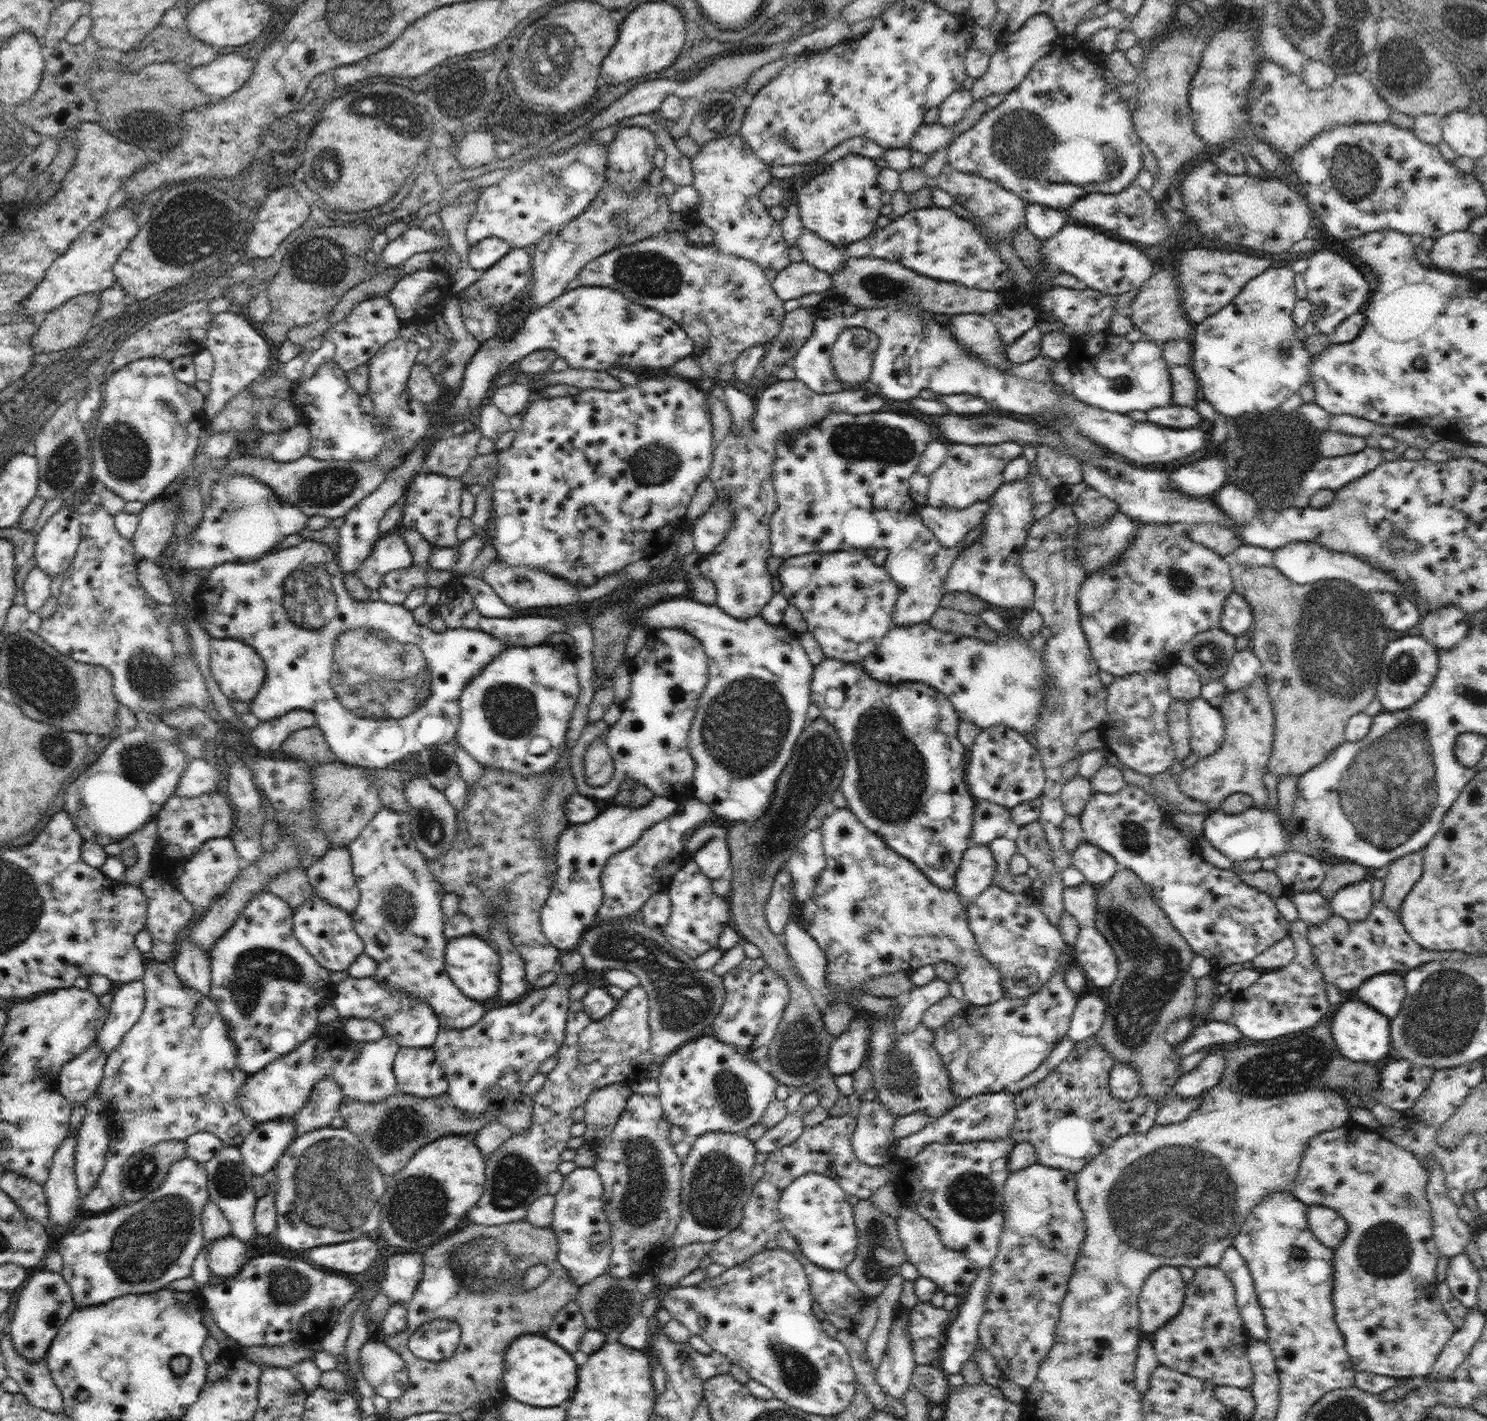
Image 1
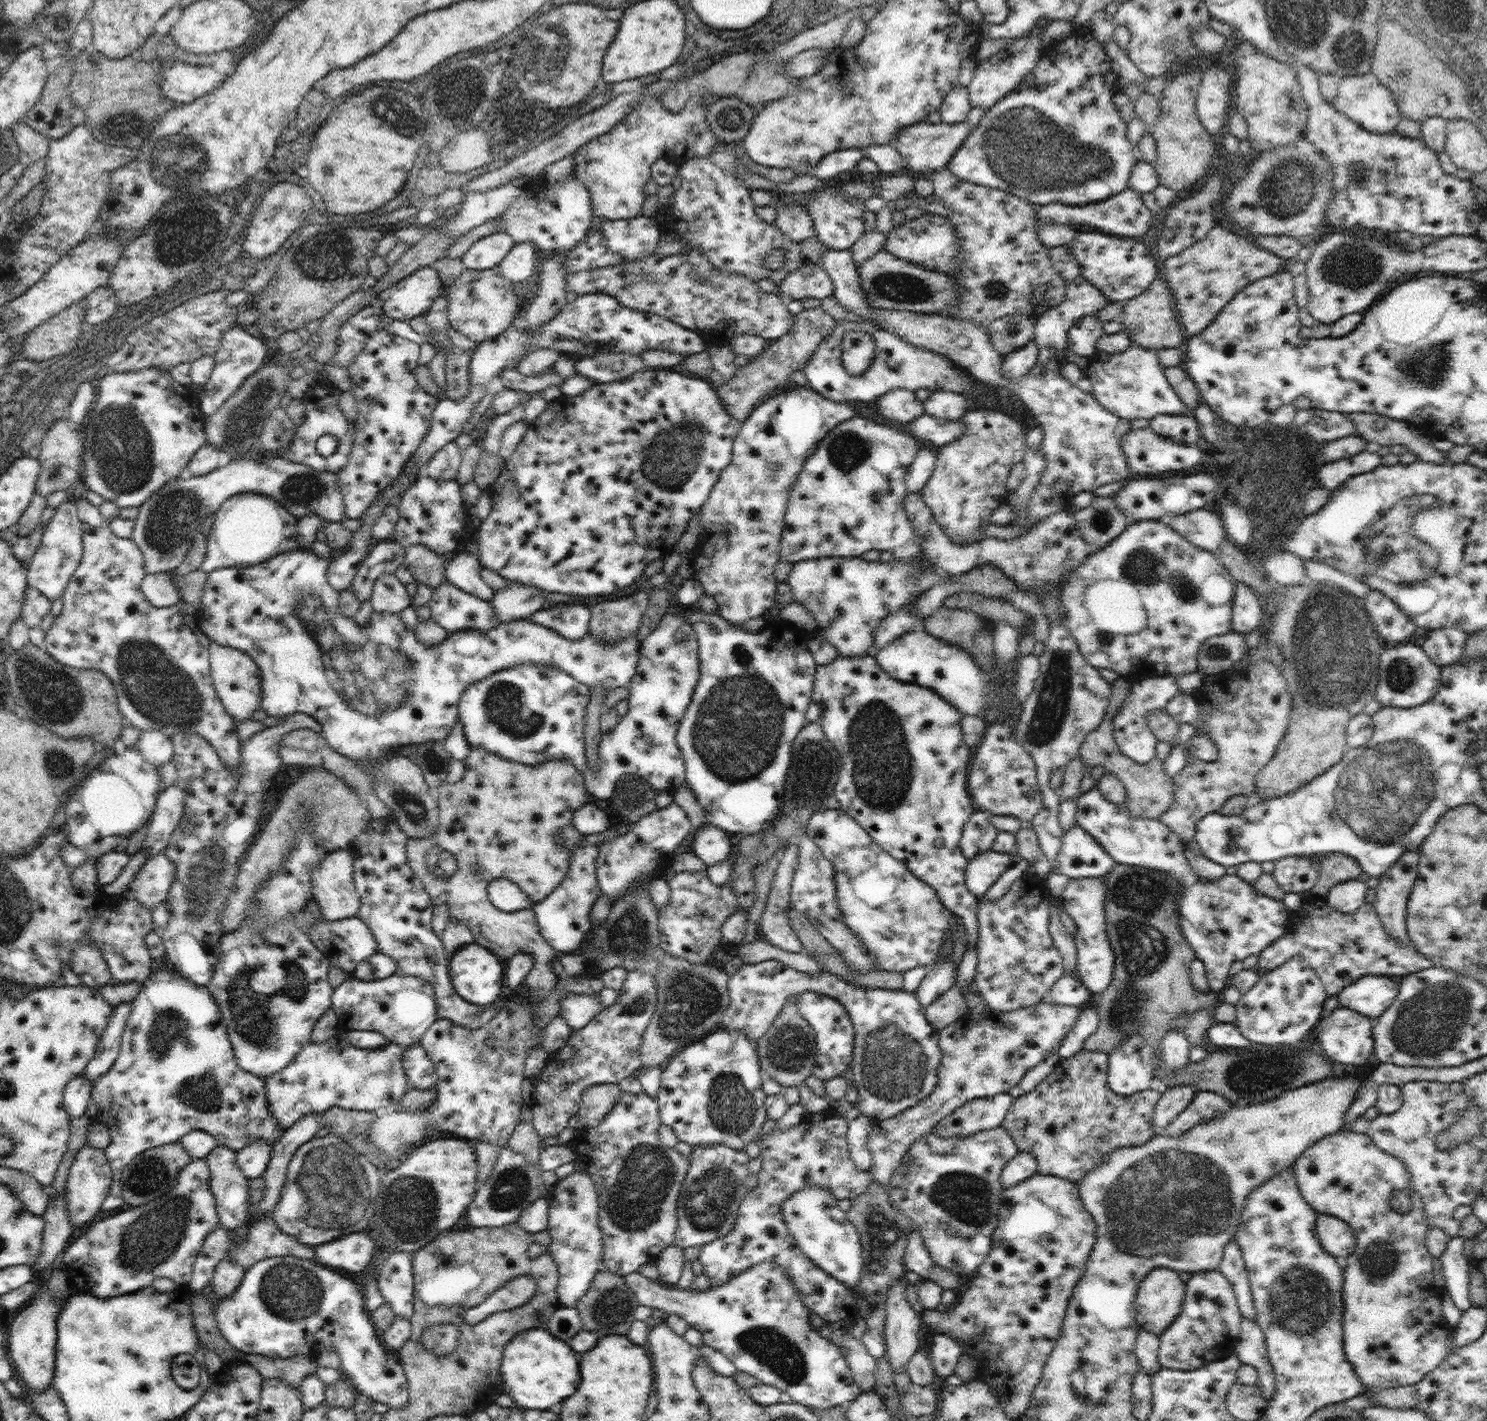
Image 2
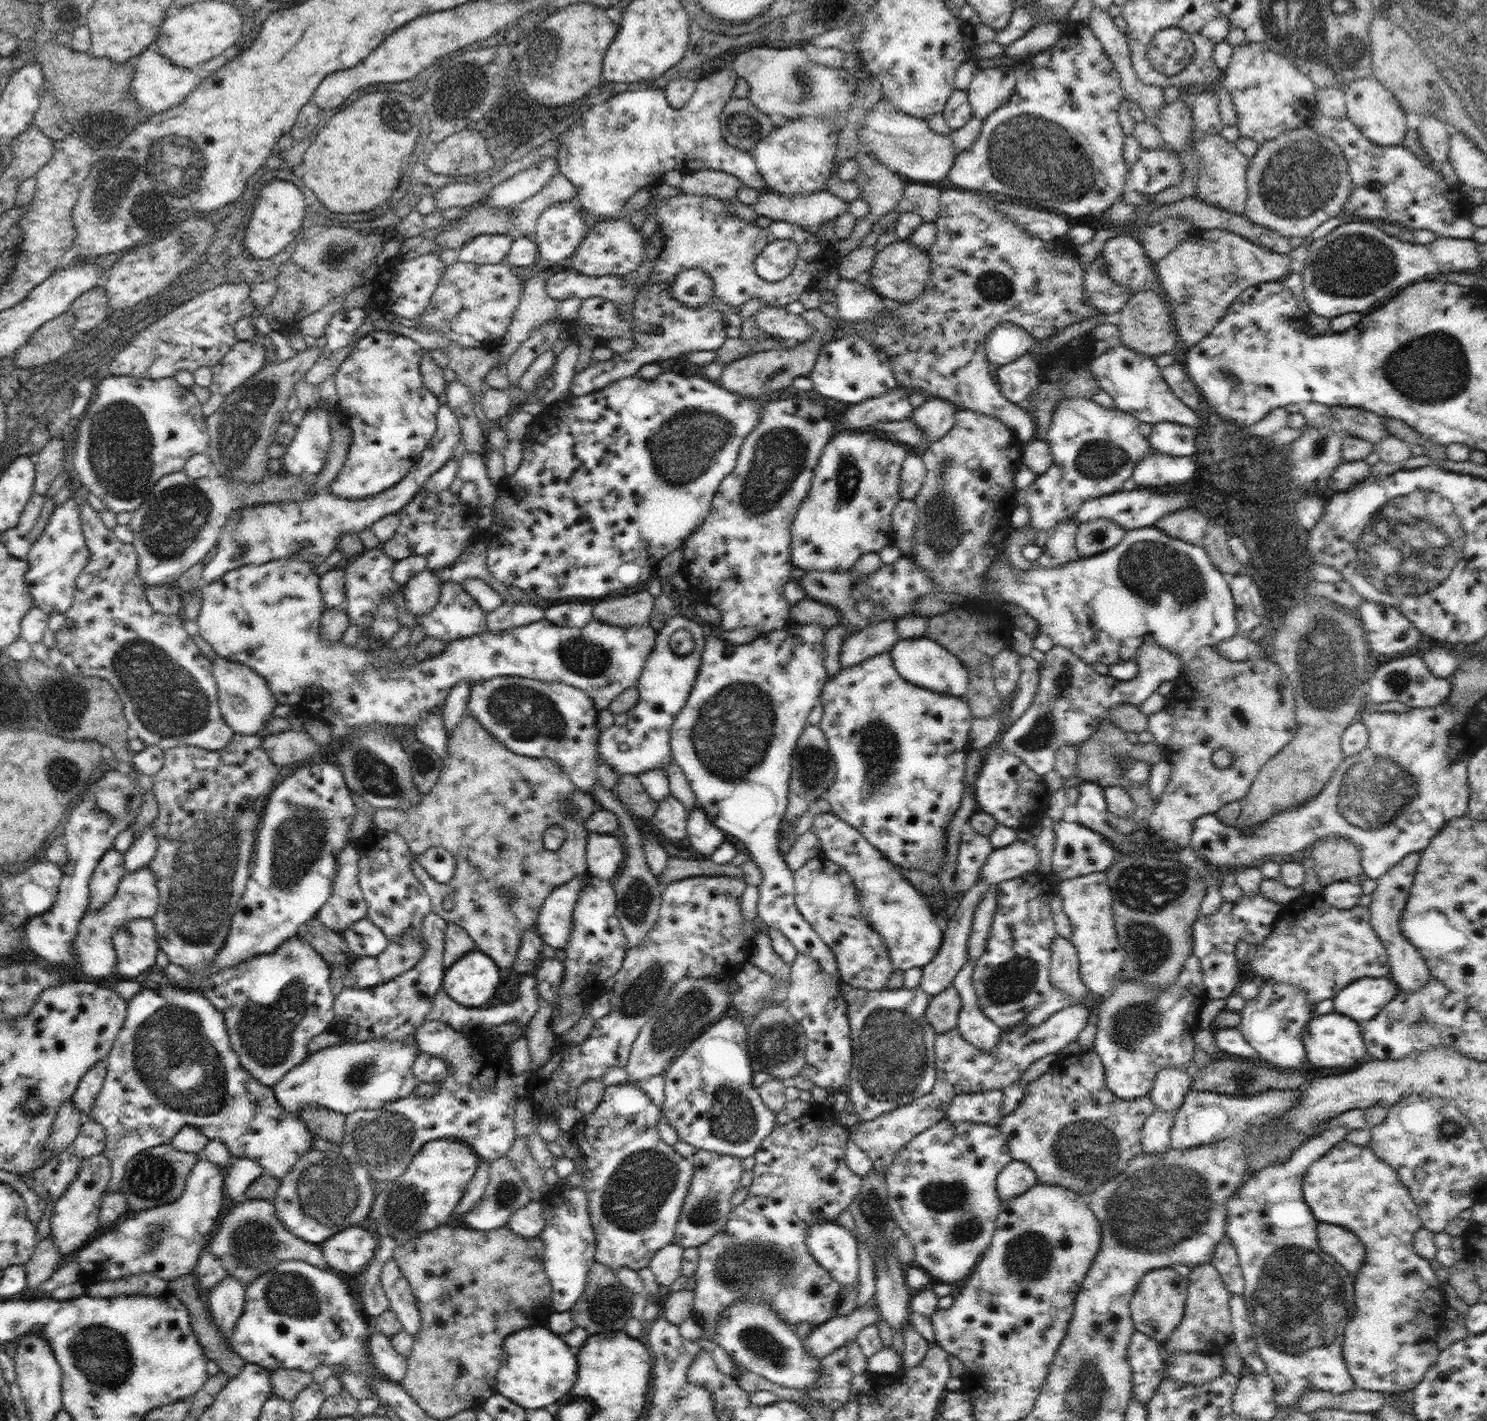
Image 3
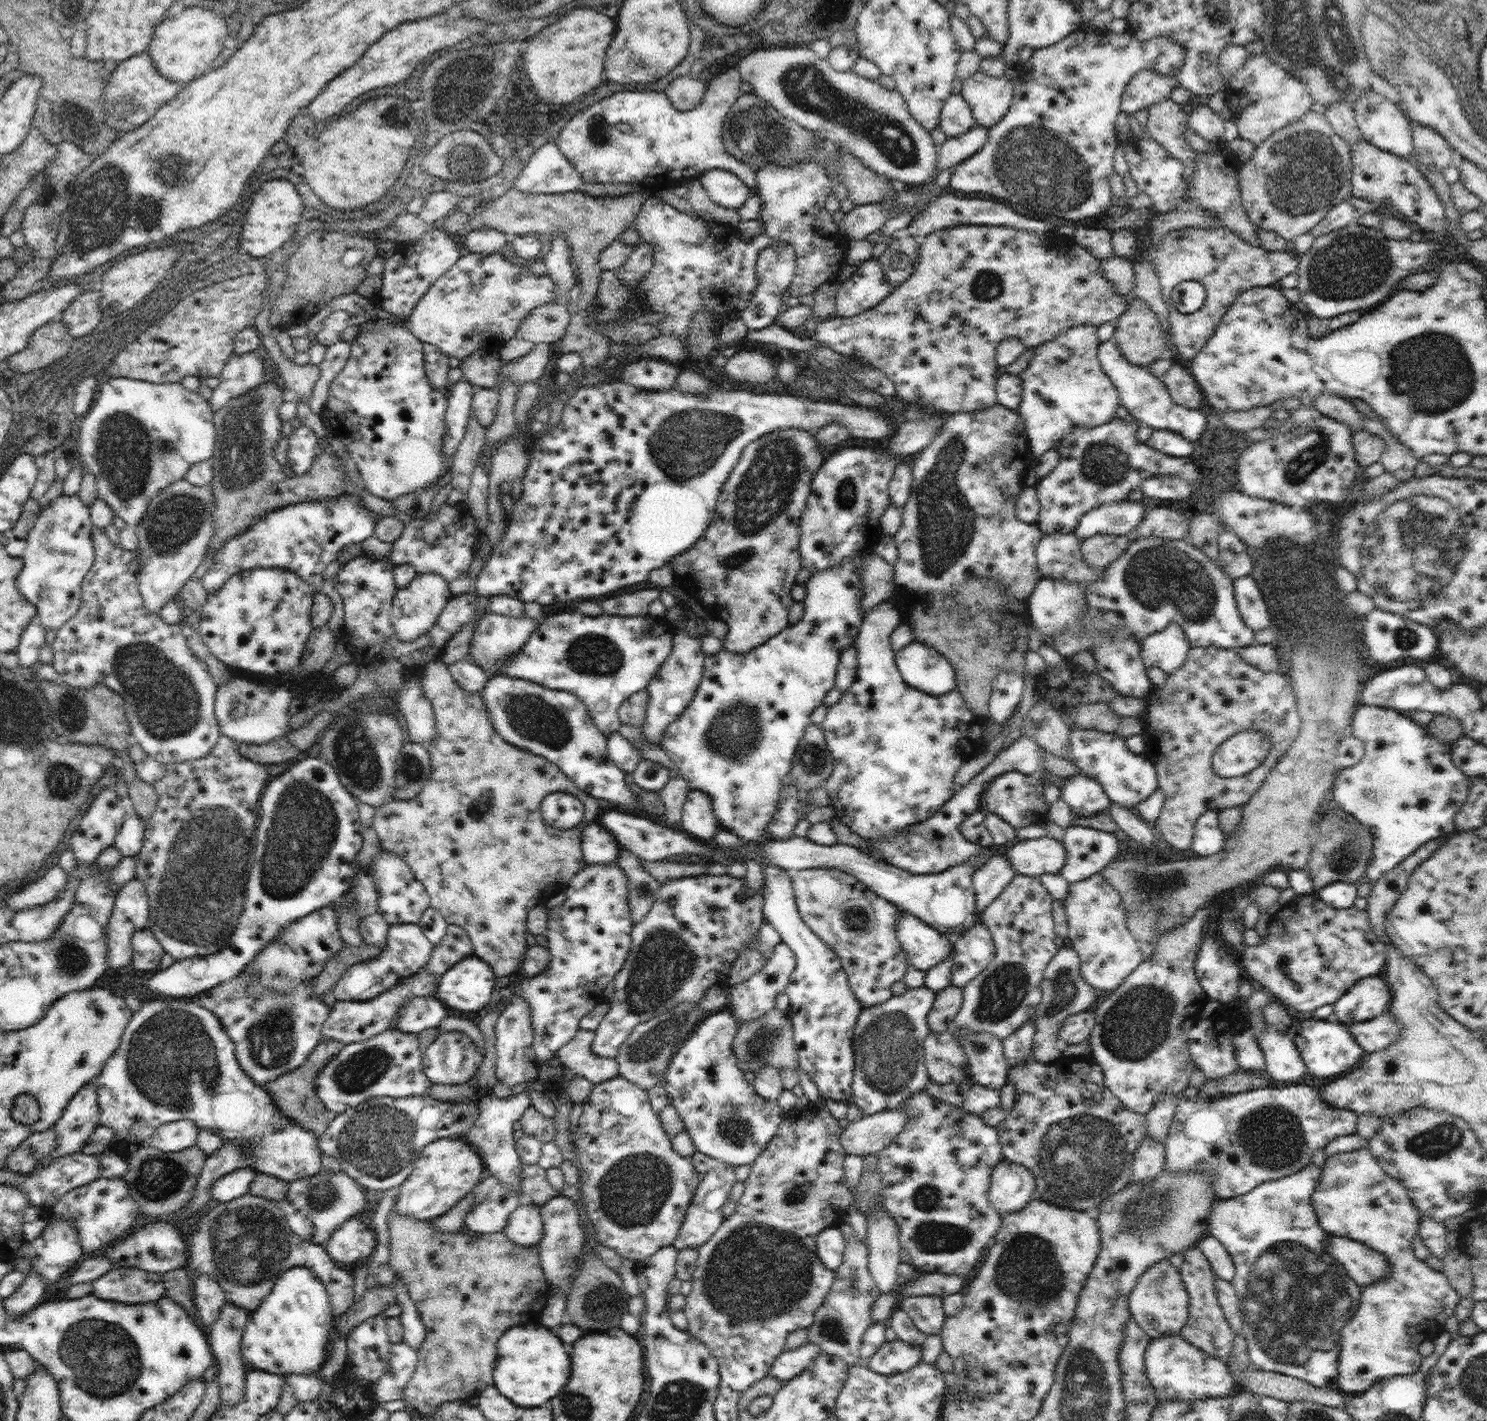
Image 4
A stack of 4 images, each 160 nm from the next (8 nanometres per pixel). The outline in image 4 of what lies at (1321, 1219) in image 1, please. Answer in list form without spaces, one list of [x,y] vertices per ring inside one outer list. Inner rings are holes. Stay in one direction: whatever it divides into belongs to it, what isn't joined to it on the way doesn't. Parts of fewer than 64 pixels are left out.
[[[1329,1235],[1328,1254],[1340,1262],[1348,1276],[1362,1288],[1391,1273],[1391,1266],[1384,1254],[1344,1236]]]

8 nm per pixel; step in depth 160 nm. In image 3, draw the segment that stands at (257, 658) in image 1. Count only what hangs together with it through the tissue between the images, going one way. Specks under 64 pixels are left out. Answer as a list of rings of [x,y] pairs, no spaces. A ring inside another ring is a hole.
[[[218,655],[211,663],[217,684],[220,713],[233,732],[241,732],[245,735],[261,734],[269,723],[273,725],[275,720],[274,709],[279,704],[268,686],[268,681],[248,666]]]

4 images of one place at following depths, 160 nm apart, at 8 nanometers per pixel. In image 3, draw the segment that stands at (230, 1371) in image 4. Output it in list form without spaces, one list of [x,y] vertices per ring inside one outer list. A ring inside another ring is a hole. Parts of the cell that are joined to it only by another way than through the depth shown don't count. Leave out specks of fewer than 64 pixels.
[[[227,1274],[214,1288],[204,1295],[213,1322],[226,1340],[232,1335],[242,1316],[246,1289],[231,1274]]]

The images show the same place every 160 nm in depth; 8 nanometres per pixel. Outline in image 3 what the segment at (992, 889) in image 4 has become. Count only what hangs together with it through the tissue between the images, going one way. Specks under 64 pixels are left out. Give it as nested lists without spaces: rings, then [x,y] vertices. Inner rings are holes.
[[[984,881],[977,883],[959,899],[958,908],[953,917],[945,920],[943,926],[943,939],[937,952],[937,955],[926,965],[923,966],[921,981],[919,987],[930,997],[936,996],[939,992],[946,990],[953,984],[955,976],[960,969],[969,960],[968,956],[968,939],[970,938],[971,928],[973,925],[974,915],[979,907],[980,901],[992,886]]]

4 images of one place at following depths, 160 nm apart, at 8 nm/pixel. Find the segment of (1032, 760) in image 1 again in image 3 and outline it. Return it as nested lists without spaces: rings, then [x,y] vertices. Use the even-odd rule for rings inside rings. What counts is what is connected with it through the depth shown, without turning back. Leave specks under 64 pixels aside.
[[[997,742],[984,757],[973,786],[977,809],[991,814],[998,823],[1010,828],[1029,830],[1039,826],[1047,814],[1050,792],[1043,777],[1030,770],[1020,758],[1004,750]]]

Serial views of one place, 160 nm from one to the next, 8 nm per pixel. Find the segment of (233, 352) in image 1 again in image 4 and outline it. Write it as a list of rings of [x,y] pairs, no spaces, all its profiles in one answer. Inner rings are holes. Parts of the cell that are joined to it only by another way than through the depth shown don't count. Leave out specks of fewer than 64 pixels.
[[[256,351],[232,354],[218,376],[218,387],[212,390],[209,400],[212,410],[216,412],[224,408],[229,400],[260,387],[267,379],[262,364]]]

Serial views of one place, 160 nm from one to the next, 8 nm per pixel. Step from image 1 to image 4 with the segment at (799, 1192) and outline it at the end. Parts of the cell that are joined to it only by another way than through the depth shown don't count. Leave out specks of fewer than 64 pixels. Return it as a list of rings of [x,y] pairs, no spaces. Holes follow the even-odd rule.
[[[839,1224],[824,1227],[818,1234],[816,1254],[822,1264],[830,1270],[835,1270],[840,1266],[844,1258],[845,1236]]]

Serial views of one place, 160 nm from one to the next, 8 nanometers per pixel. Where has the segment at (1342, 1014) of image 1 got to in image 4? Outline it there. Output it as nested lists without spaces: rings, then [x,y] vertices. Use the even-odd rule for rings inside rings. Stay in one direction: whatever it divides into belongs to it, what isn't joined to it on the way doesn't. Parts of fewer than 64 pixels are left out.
[[[1314,1017],[1302,1020],[1302,1022],[1294,1020],[1289,1026],[1288,1033],[1291,1034],[1300,1051],[1307,1072],[1316,1078],[1332,1079],[1334,1076],[1346,1075],[1350,1068],[1360,1063],[1360,1058],[1364,1054],[1364,1050],[1356,1042],[1349,1027],[1334,1017],[1330,1018],[1330,1022]]]

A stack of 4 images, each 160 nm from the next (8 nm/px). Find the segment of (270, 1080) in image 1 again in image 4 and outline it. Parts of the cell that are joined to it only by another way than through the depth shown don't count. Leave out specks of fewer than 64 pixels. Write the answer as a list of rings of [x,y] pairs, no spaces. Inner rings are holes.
[[[390,1028],[362,1042],[345,1044],[344,1049],[318,1073],[316,1094],[330,1115],[343,1114],[372,1097],[427,1096],[432,1083],[422,1065],[417,1033]]]

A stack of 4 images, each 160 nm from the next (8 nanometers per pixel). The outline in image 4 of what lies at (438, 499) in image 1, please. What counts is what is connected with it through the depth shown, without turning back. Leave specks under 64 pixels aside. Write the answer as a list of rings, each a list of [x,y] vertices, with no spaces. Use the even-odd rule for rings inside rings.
[[[444,503],[438,513],[429,513],[405,524],[402,534],[392,543],[388,559],[394,566],[410,564],[417,573],[435,573],[450,583],[468,573],[474,558],[476,531],[475,520],[470,513],[459,510],[459,506]]]

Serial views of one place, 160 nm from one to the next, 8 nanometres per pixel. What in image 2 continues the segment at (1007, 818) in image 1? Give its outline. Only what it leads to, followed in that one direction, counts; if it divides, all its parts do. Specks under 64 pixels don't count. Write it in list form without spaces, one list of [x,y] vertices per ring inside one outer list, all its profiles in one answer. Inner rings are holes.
[[[977,808],[966,821],[959,844],[968,860],[992,849],[999,831],[991,823],[991,816],[988,810]]]

